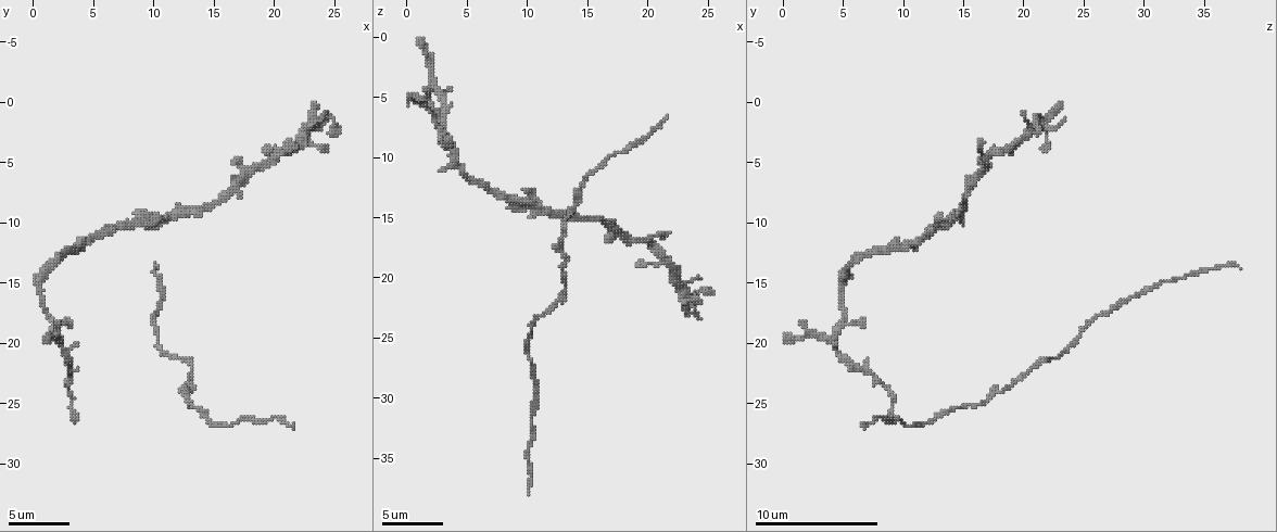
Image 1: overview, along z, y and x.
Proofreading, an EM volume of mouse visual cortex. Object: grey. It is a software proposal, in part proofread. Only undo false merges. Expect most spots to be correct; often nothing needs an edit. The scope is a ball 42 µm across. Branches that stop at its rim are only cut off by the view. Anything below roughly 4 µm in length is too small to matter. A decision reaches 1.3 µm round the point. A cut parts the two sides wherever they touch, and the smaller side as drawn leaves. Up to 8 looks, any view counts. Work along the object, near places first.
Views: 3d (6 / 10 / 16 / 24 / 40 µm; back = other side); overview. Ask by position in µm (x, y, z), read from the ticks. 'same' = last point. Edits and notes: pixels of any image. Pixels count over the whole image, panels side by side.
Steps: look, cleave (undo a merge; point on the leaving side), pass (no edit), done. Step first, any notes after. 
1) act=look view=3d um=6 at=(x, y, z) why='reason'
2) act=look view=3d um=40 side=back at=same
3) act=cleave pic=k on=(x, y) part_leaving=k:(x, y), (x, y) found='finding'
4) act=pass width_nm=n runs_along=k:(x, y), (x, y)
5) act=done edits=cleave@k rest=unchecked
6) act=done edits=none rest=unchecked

act=look view=3d um=10 at=(13.4, 9.0, 14.8) why='thick turns thin'

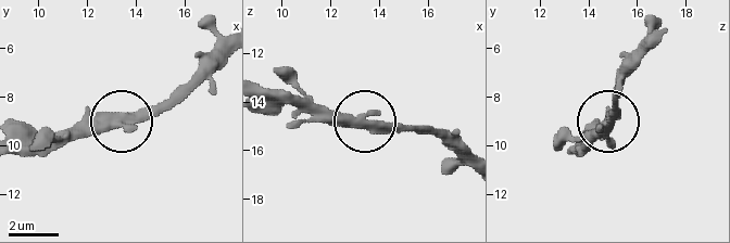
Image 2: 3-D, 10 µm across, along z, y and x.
act=pass runs_along=2:(23, 151), (183, 101) found='continuous, no second neuron'

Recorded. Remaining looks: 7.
act=look view=3d um=16 at=(3.2, 22.0, 6.6) why='three-way junction'

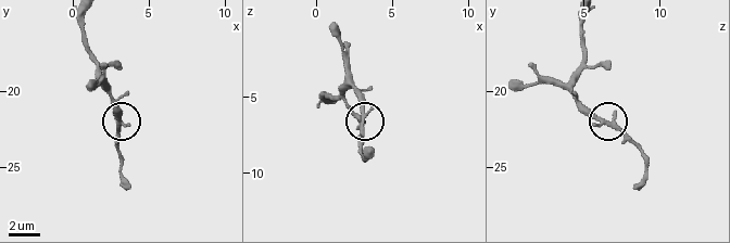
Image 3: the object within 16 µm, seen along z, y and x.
act=pass side_arm_um=48 found='all the same neuron'

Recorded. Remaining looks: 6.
act=look view=3d um=10 at=(13.2, 22.2, 20.6) why='thin neck'

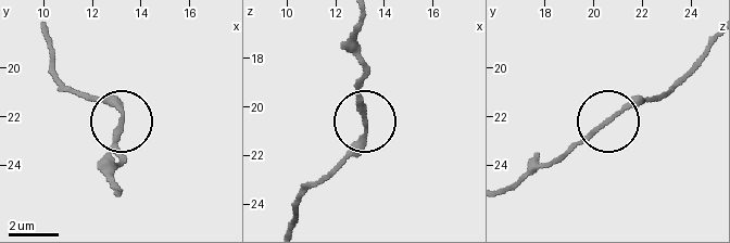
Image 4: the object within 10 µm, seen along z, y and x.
act=pass width_nm=170 found='one neuron here'

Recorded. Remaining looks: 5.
act=look view=3d um=16 at=(14.2, 26.0, 13.2)

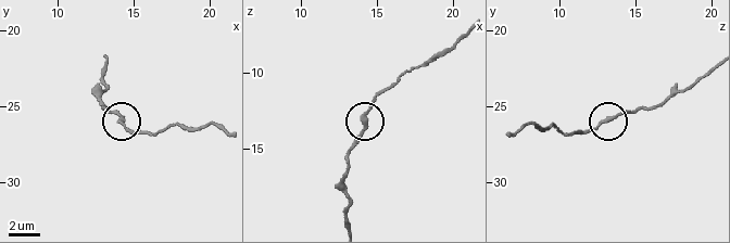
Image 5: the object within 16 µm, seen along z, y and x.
act=pass found='all the same neuron'

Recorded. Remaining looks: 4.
act=done edits=none rest=unchecked

